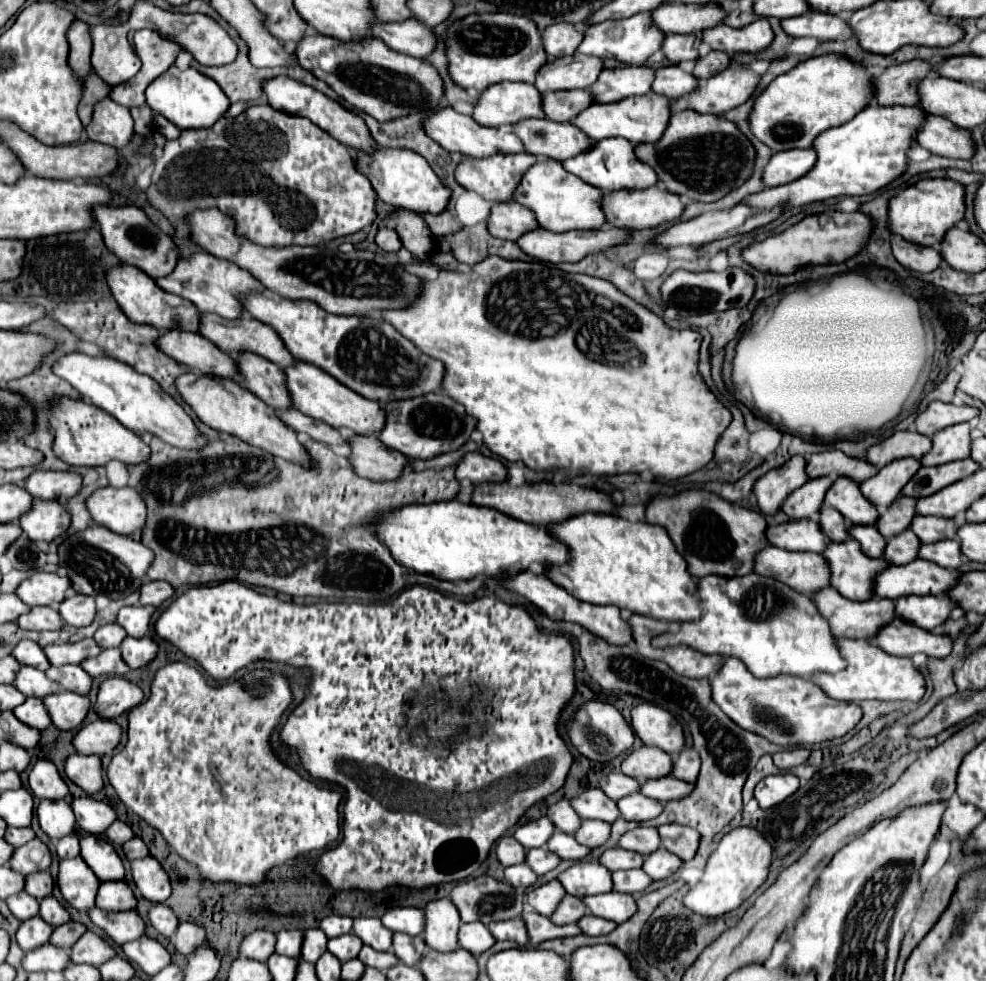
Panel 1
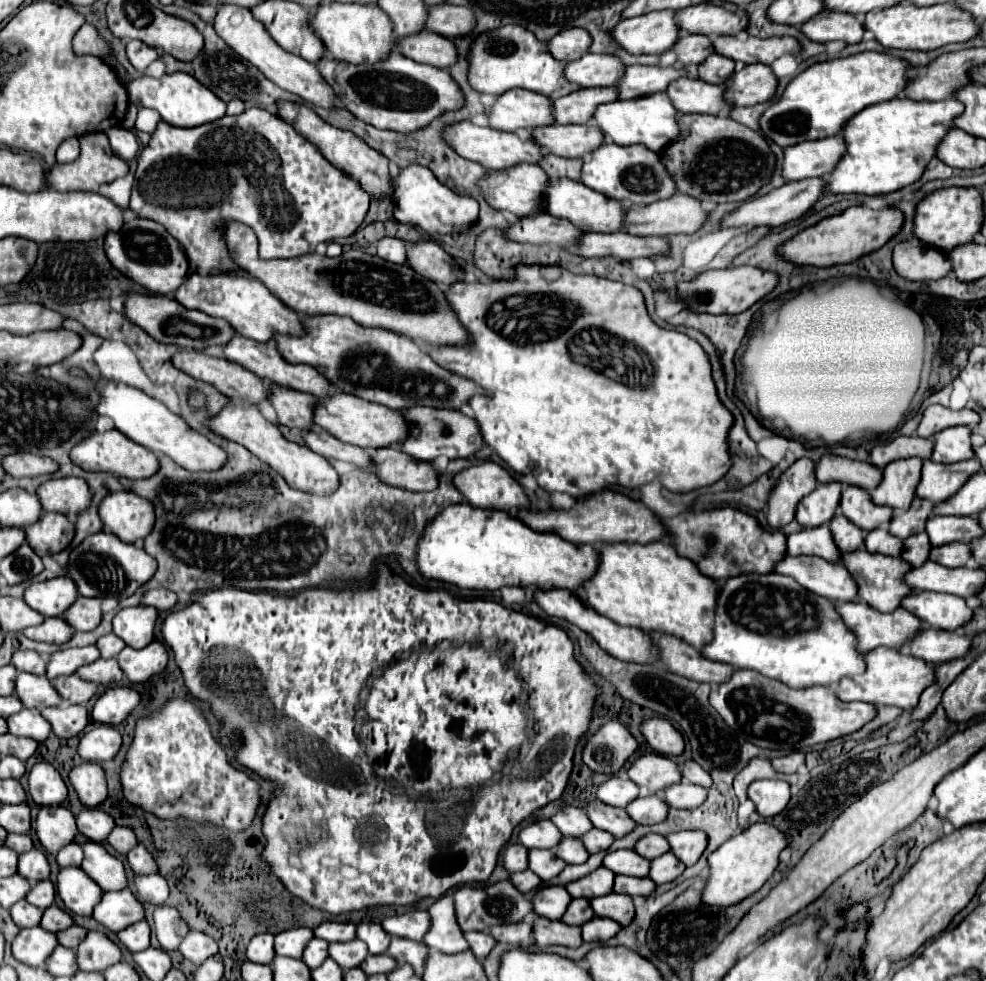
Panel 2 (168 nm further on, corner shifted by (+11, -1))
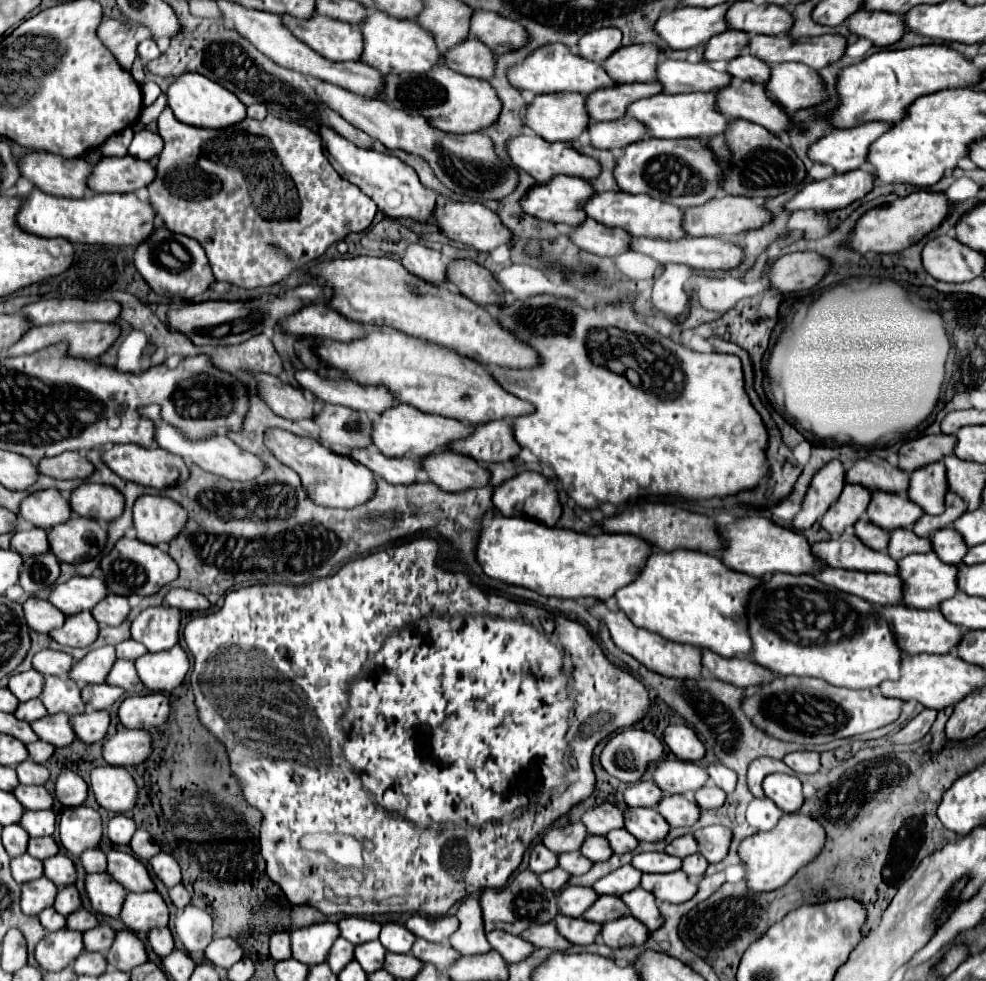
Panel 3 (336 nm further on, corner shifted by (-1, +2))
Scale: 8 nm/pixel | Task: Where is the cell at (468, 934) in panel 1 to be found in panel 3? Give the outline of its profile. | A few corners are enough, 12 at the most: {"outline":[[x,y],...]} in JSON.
{"outline":[[488,933],[492,949],[514,963],[534,947],[522,937]]}

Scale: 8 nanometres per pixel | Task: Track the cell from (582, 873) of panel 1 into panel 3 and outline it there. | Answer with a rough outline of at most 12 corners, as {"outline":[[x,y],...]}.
{"outline":[[622,865],[598,879],[598,895],[622,895],[640,885],[642,871]]}

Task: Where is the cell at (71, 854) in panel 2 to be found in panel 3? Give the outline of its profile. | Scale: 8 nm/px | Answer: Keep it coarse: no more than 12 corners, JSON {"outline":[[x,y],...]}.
{"outline":[[86,849],[80,861],[86,873],[106,871],[106,855],[96,849]]}

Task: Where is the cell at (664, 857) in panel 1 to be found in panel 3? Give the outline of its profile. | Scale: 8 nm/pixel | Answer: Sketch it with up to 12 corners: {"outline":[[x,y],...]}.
{"outline":[[700,853],[682,859],[682,871],[702,879],[708,861]]}

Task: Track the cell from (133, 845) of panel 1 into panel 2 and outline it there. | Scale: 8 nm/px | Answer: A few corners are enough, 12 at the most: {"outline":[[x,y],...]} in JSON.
{"outline":[[138,844],[128,854],[136,874],[158,874],[156,860]]}

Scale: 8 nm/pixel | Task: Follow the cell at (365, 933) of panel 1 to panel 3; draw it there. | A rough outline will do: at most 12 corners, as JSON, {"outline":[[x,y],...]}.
{"outline":[[386,923],[380,943],[390,953],[410,953],[414,933]]}

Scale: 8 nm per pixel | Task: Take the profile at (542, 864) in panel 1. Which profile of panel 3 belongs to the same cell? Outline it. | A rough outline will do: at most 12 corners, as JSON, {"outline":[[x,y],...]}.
{"outline":[[580,851],[558,855],[558,867],[570,875],[584,875],[592,861]]}

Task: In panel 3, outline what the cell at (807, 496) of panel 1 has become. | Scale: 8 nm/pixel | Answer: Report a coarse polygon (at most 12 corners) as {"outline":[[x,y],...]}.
{"outline":[[846,483],[820,525],[840,537],[860,519],[868,503],[866,487]]}

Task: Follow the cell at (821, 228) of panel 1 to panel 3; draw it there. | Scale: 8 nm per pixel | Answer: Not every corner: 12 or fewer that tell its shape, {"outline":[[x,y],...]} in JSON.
{"outline":[[914,191],[866,211],[852,251],[898,253],[950,211],[944,193]]}

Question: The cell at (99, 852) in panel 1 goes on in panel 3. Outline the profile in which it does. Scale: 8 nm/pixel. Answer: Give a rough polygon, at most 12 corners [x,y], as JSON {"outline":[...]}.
{"outline":[[110,849],[108,875],[126,891],[150,891],[148,869],[130,853]]}

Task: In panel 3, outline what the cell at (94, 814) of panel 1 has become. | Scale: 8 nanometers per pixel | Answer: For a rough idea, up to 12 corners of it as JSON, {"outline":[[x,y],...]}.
{"outline":[[126,815],[108,821],[108,839],[128,845],[134,821]]}

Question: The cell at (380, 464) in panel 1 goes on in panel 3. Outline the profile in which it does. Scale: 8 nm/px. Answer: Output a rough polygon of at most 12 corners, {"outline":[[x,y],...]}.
{"outline":[[454,451],[420,459],[428,481],[442,491],[488,483],[488,471]]}

